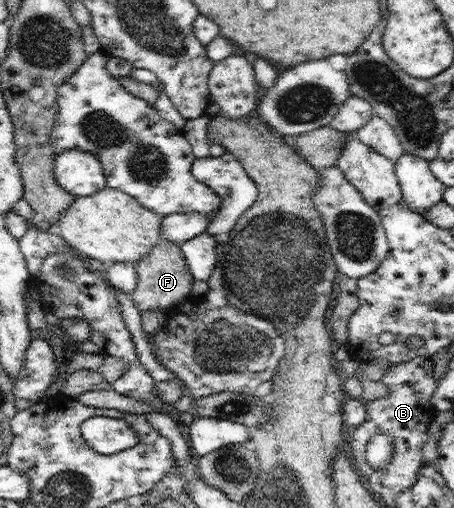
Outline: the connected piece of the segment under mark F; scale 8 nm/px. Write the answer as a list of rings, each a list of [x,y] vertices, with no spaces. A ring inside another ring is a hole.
[[[161,238],[135,267],[138,281],[132,298],[141,313],[156,309],[167,310],[191,297],[191,282],[194,281],[194,276],[187,266],[180,245]]]

